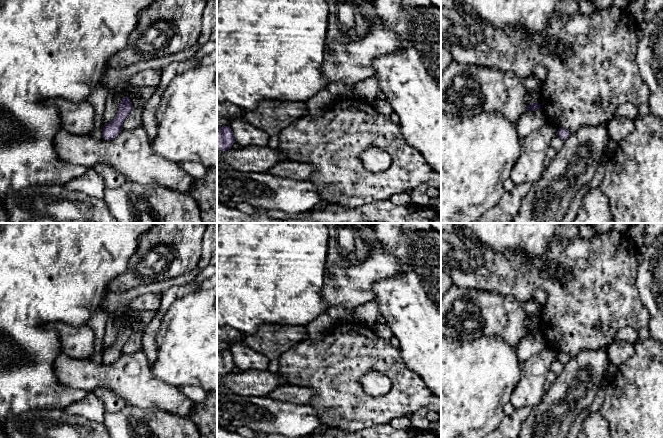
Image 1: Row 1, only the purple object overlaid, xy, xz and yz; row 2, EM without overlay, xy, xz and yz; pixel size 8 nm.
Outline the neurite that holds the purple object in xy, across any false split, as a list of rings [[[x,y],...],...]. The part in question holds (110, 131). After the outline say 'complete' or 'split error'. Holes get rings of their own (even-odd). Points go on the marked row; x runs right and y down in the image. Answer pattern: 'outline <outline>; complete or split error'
outline [[[128,96],[121,99],[119,108],[115,118],[107,124],[104,124],[102,131],[102,138],[105,140],[113,140],[122,130],[122,125],[131,109],[133,108],[132,103]]]; complete

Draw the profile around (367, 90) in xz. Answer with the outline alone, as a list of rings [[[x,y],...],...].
[[[374,77],[360,81],[353,85],[352,96],[367,103],[372,103],[381,92],[378,80]]]

